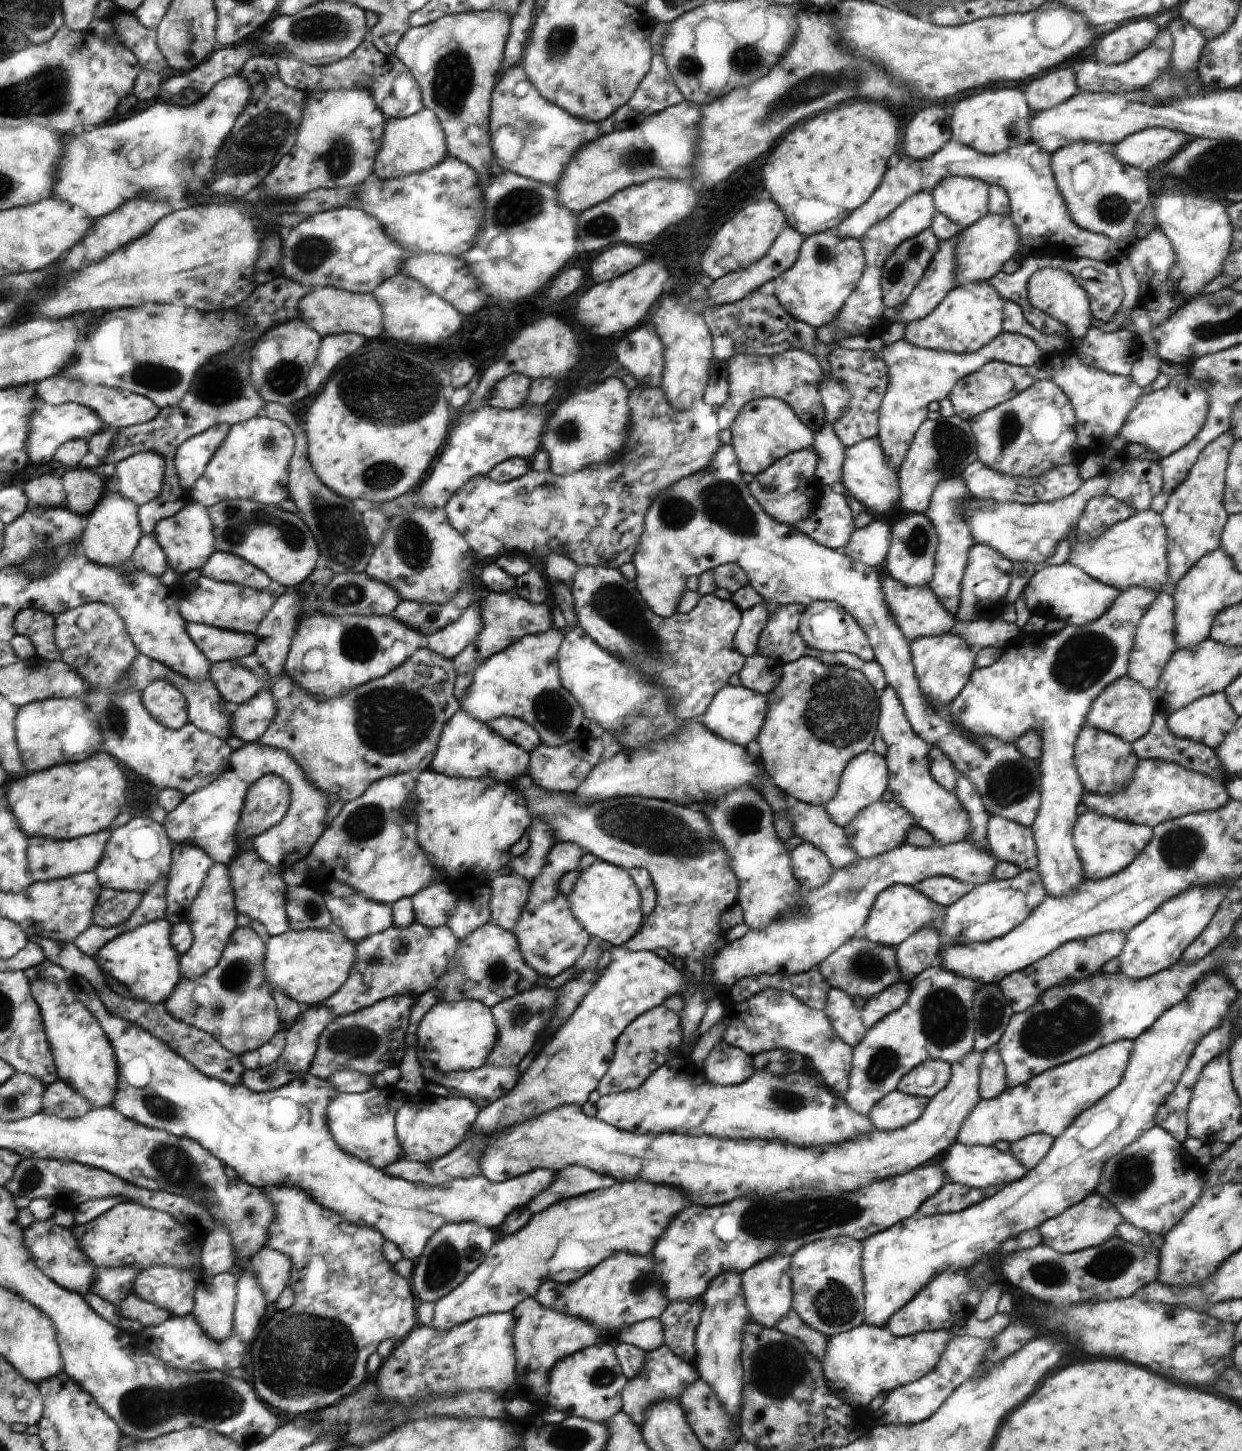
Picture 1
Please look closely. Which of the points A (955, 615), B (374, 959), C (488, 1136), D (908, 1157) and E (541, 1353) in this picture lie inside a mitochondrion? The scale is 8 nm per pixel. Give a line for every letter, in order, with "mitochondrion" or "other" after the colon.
A: other
B: mitochondrion
C: other
D: other
E: other

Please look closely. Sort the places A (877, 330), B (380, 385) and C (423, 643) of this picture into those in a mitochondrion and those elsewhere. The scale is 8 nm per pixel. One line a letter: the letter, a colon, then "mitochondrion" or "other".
A: other
B: mitochondrion
C: other

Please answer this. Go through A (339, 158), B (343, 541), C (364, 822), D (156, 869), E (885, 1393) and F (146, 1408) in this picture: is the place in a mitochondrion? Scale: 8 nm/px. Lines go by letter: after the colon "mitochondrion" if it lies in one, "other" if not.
A: mitochondrion
B: mitochondrion
C: mitochondrion
D: mitochondrion
E: other
F: mitochondrion

